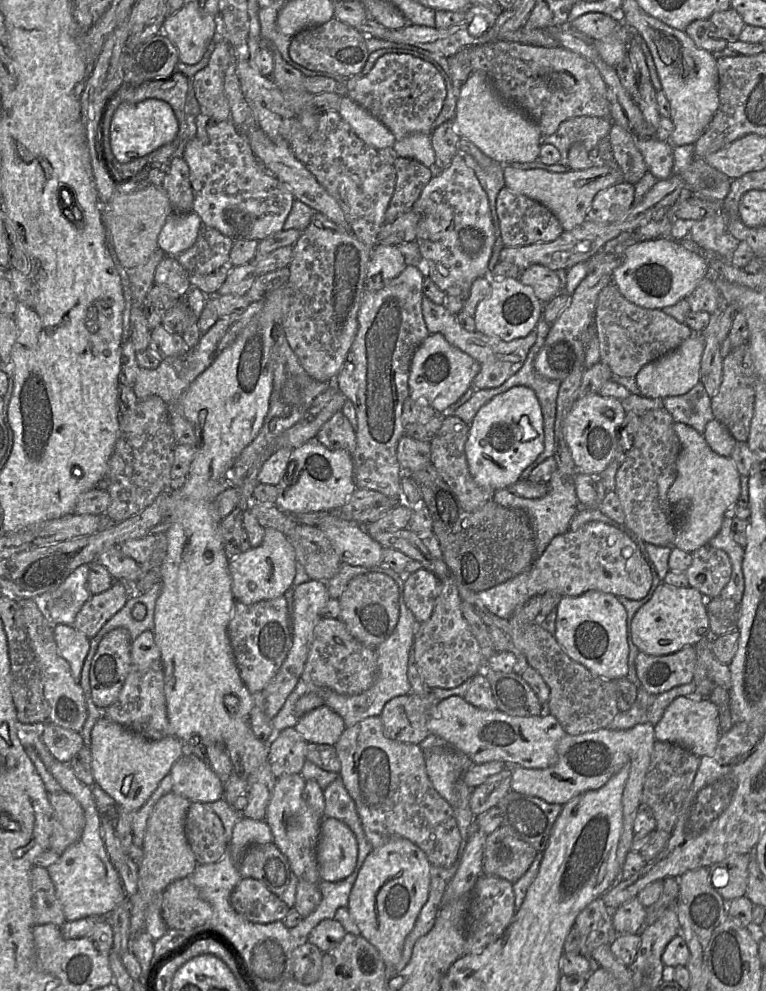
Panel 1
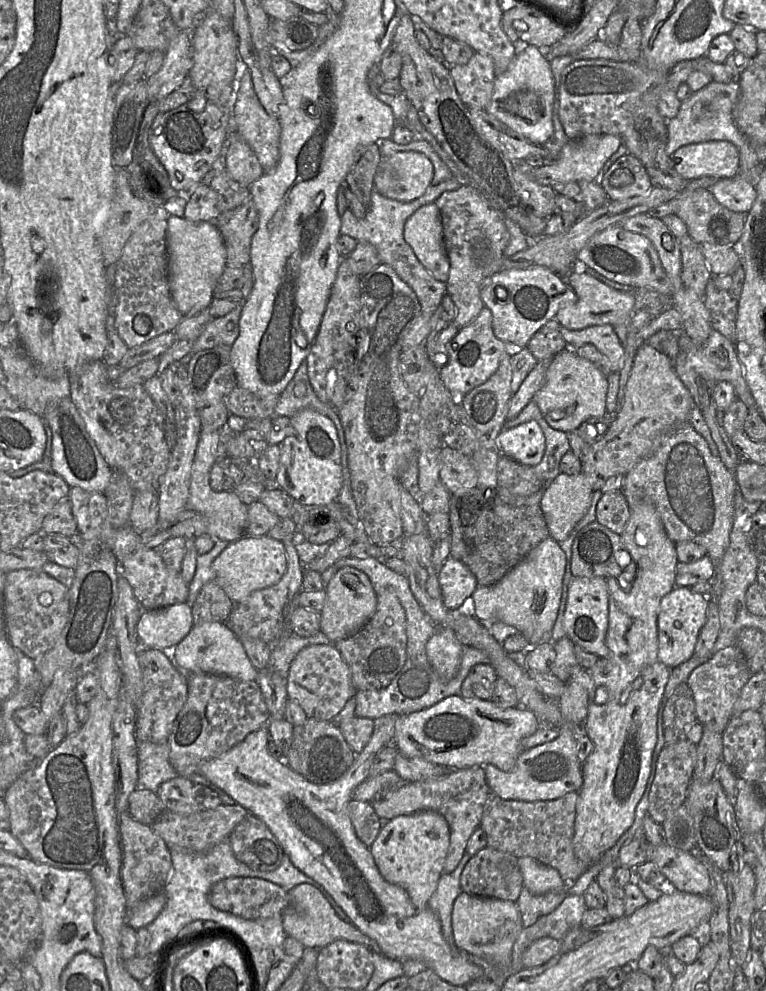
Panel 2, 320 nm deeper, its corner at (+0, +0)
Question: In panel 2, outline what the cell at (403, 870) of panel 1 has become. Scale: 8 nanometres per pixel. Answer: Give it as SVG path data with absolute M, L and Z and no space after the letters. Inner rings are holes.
M433 811L401 815L383 822L376 840L369 847L375 864L387 882L404 889L416 907L425 908L443 874L450 843L448 823Z

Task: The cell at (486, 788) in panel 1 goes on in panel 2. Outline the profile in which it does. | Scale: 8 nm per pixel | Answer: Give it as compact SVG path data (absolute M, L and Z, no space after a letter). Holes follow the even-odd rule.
M482 767L453 770L443 778L406 783L395 789L388 797L374 799L372 806L382 821L390 821L401 815L412 815L433 811L442 815L448 823L450 843L443 873L453 872L464 853L469 838L480 827L485 802L491 793L485 771Z

